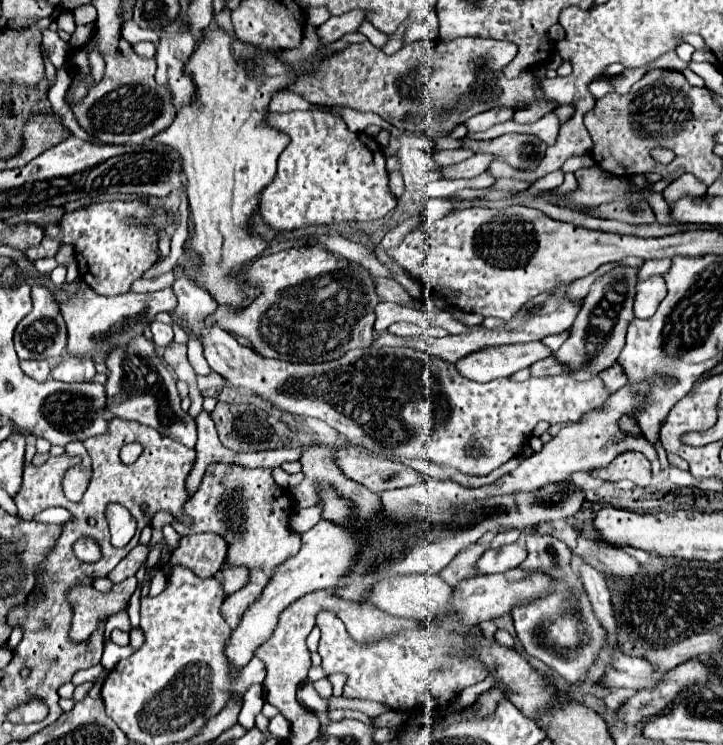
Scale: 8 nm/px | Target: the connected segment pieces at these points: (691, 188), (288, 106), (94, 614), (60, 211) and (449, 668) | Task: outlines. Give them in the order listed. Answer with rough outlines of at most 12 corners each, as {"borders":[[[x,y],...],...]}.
{"borders":[[[682,175],[664,191],[666,203],[682,197],[700,199],[706,185]],[[282,89],[272,95],[268,111],[312,109],[300,95]],[[136,577],[110,593],[70,591],[72,641],[86,641],[100,619],[128,605]],[[64,207],[28,213],[28,221],[46,227],[60,225]],[[320,611],[326,675],[344,697],[404,713],[448,707],[488,677],[420,627],[374,645]]]}

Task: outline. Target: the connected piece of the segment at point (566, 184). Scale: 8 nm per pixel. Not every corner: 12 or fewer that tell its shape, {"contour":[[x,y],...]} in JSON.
{"contour":[[573,173],[564,176],[564,182],[551,190],[553,194],[563,196],[578,188]]}

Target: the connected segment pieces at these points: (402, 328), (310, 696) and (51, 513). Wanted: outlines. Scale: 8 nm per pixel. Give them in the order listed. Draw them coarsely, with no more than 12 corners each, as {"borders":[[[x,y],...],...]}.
{"borders":[[[394,323],[388,327],[394,335],[424,335],[424,329],[412,323]],[[310,681],[300,691],[300,703],[310,711],[326,711],[328,701],[320,699]],[[50,507],[34,520],[41,523],[63,525],[73,520],[62,507]]]}

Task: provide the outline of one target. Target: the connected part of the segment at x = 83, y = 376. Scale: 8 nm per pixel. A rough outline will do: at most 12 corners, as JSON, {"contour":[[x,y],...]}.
{"contour":[[62,355],[54,379],[64,383],[90,381],[96,369],[90,359]]}

